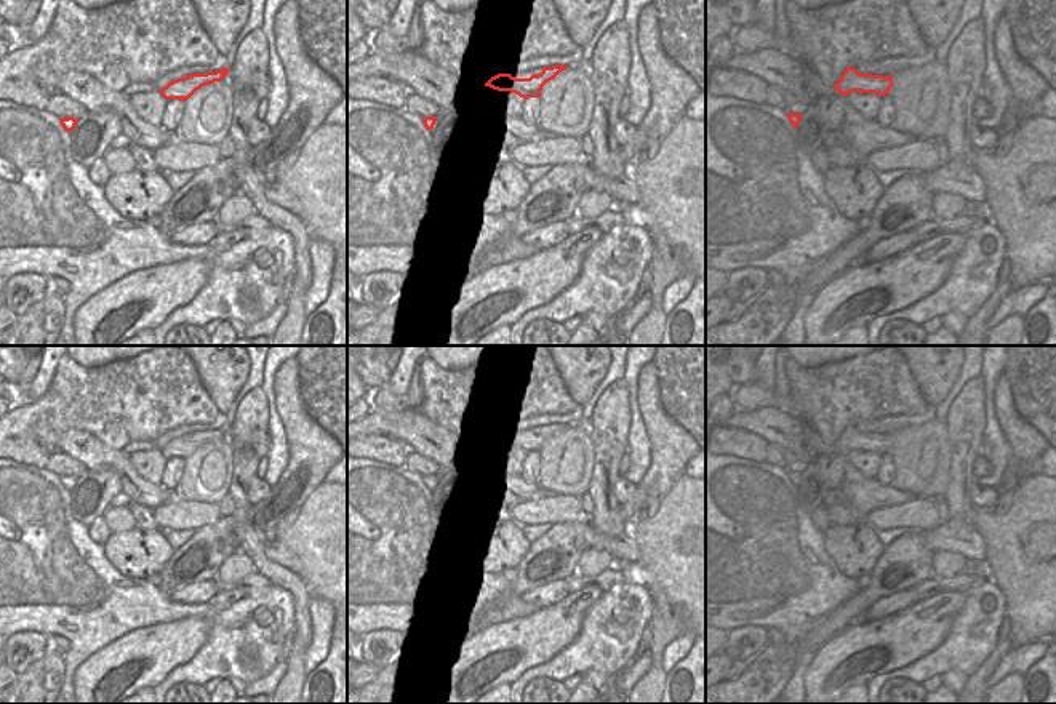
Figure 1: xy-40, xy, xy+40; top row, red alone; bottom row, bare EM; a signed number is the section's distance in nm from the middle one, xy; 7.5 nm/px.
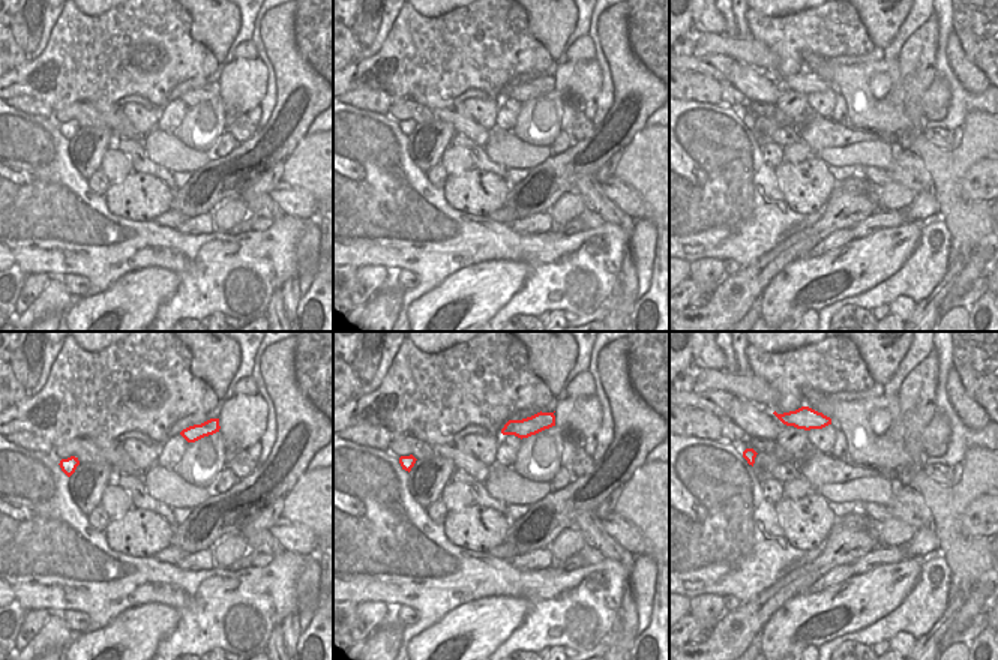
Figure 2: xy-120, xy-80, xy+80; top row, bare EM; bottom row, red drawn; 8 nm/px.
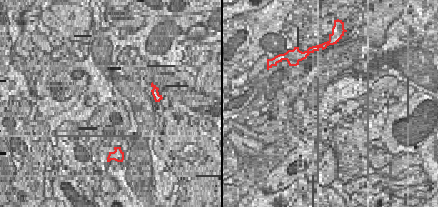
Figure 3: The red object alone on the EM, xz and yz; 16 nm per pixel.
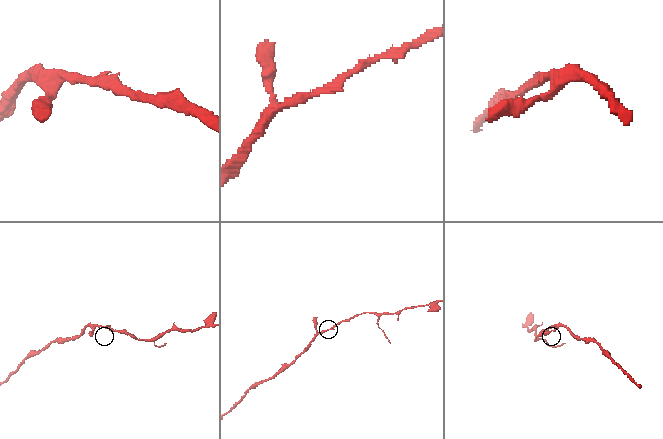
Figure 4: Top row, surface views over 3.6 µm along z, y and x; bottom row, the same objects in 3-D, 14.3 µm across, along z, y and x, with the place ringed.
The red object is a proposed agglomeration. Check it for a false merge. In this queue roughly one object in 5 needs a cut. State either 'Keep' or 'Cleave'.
Keep.

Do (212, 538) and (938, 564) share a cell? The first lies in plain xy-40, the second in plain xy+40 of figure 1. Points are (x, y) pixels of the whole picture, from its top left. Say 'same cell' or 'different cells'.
different cells

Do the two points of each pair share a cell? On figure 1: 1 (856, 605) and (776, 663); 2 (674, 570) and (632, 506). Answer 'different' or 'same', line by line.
1: same
2: different

